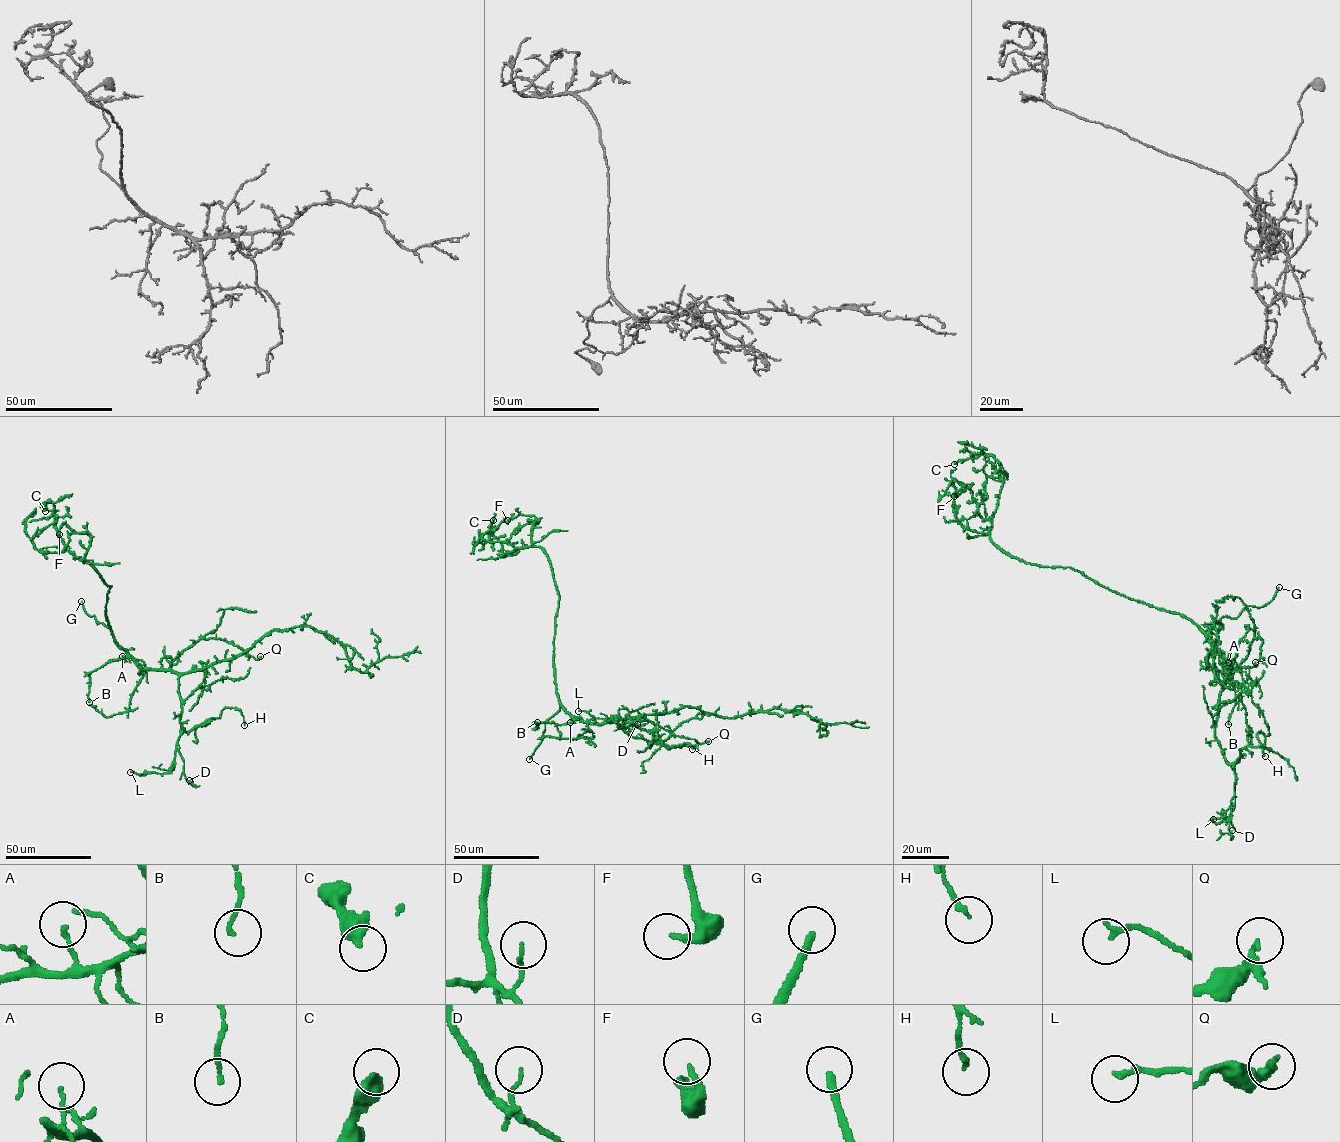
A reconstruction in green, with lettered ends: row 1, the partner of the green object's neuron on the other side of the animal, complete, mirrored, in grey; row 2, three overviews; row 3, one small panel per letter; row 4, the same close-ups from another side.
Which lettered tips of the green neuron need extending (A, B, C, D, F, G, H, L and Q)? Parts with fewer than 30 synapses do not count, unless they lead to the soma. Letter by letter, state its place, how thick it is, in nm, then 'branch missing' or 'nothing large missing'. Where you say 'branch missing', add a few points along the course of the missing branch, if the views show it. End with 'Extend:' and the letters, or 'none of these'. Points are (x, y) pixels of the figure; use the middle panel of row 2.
A: at (570, 722); 120 nm thick; nothing large missing
B: at (537, 722); 130 nm thick; nothing large missing
C: at (493, 520); 440 nm thick; nothing large missing
D: at (637, 724); 120 nm thick; nothing large missing
F: at (507, 520); 190 nm thick; nothing large missing
G: at (529, 759); 240 nm thick; branch missing; missing branch runs (529, 759), (543, 762), (551, 771), (562, 772)
H: at (692, 749); 150 nm thick; nothing large missing
L: at (578, 711); 180 nm thick; nothing large missing
Q: at (708, 741); 170 nm thick; nothing large missing
Extend: G

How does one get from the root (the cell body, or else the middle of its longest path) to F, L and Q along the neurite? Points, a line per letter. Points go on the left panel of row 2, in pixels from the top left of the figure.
F: (133, 659), (108, 625), (111, 586), (83, 561), (90, 536), (73, 532), (65, 524), (59, 534)
L: (133, 659), (144, 668), (178, 675), (184, 732), (166, 773), (130, 772)
Q: (133, 659), (144, 668), (168, 669), (184, 650), (201, 639), (210, 638), (238, 645), (256, 659), (260, 656)

